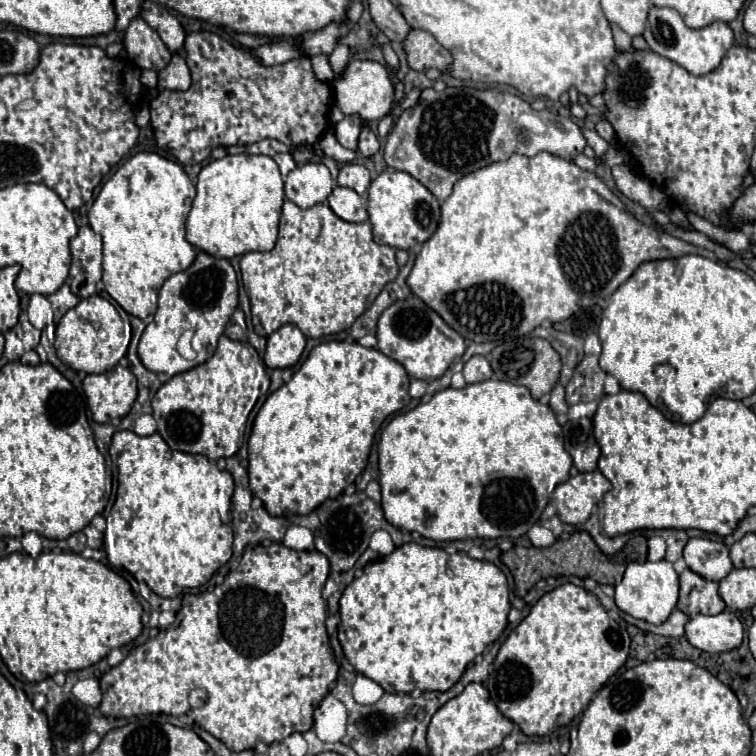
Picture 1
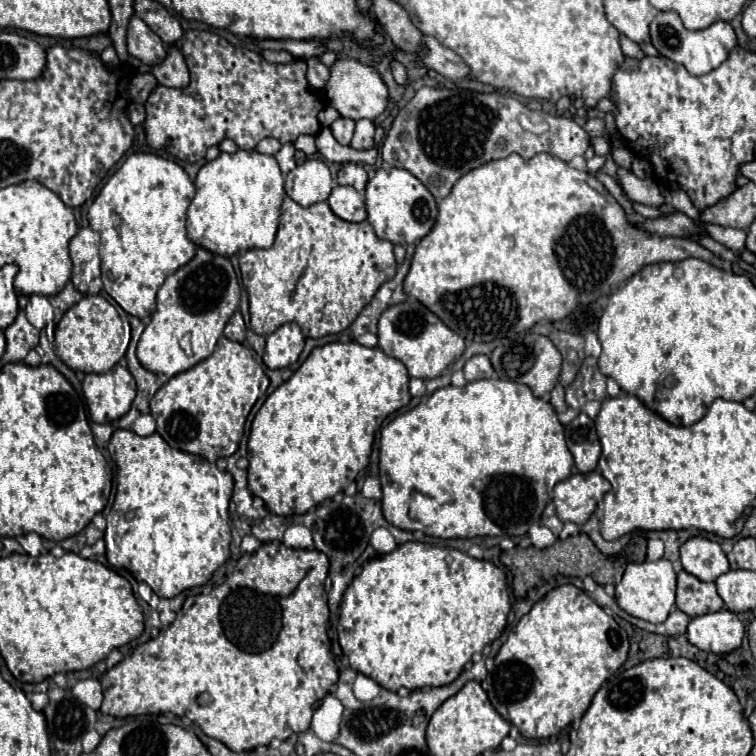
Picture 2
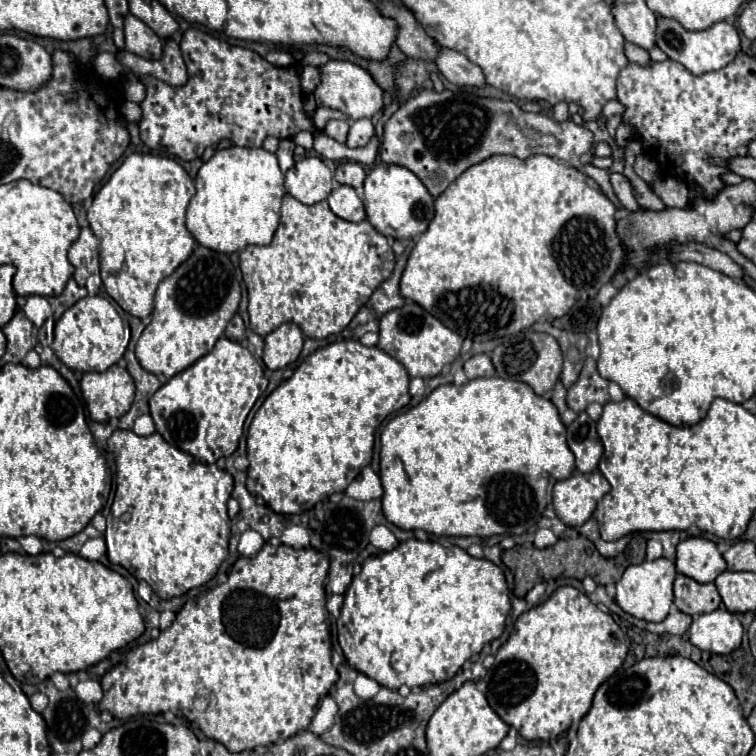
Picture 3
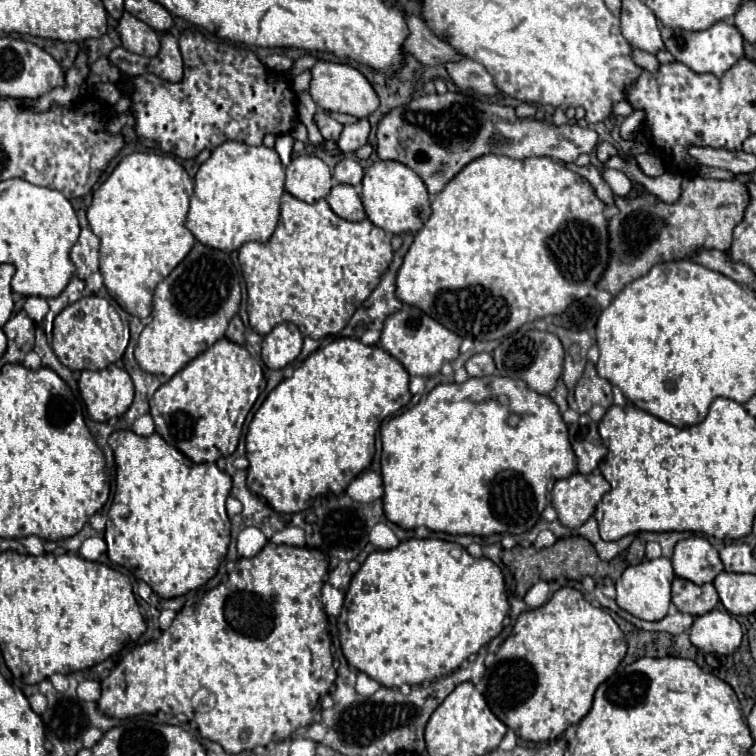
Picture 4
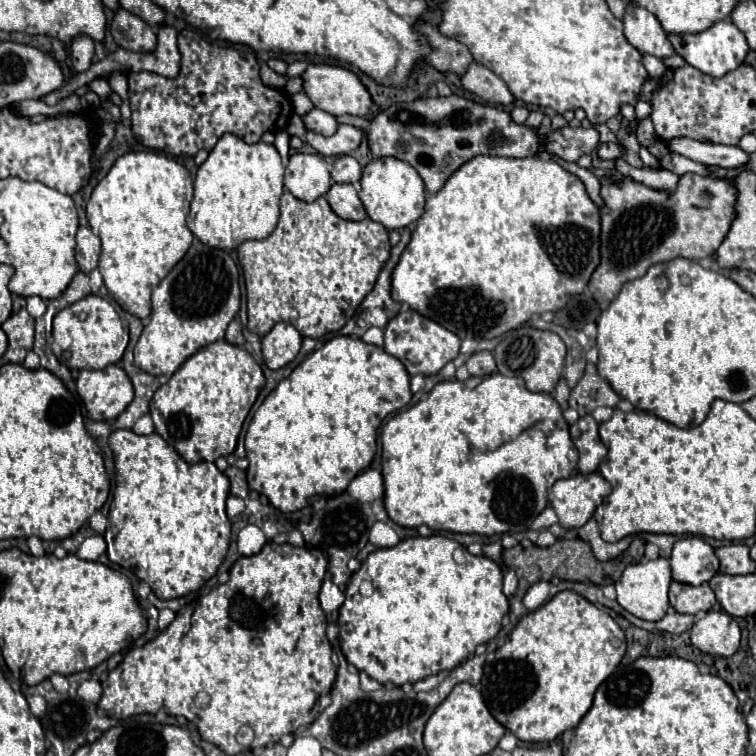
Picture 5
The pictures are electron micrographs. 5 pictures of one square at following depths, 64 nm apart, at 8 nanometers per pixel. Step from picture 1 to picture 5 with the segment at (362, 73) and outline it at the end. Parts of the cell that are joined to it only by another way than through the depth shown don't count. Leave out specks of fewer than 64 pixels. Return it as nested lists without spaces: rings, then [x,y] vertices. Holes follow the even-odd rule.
[[[310,64],[306,72],[302,74],[304,78],[304,92],[312,100],[312,104],[332,116],[340,114],[352,114],[352,116],[366,116],[372,108],[372,96],[368,88],[362,84],[362,80],[348,68],[344,66],[330,66],[330,64]]]

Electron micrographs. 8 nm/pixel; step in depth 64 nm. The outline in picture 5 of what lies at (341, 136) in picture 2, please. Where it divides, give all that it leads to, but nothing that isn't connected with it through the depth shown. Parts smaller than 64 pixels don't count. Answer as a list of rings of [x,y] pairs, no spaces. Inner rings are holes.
[[[314,108],[302,120],[304,120],[308,130],[314,130],[314,132],[318,132],[322,136],[334,136],[336,130],[338,130],[336,118],[332,114],[328,114],[328,112],[324,112],[324,110],[318,110],[318,108]]]

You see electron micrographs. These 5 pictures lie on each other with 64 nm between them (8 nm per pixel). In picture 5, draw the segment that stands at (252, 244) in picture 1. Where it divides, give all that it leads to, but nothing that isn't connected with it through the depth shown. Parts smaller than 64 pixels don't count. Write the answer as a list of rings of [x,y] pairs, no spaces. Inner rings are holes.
[[[222,136],[216,148],[210,152],[208,160],[198,168],[194,180],[194,198],[188,212],[188,228],[192,234],[212,246],[212,248],[238,248],[246,240],[264,240],[268,238],[278,224],[278,204],[284,188],[284,164],[280,162],[280,154],[272,144],[246,144],[238,136]]]

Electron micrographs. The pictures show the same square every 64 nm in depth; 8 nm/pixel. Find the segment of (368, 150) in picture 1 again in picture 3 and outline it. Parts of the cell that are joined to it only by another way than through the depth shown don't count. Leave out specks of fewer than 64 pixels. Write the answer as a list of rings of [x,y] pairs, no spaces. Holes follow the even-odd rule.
[[[362,118],[362,120],[354,120],[350,124],[350,132],[348,132],[348,140],[346,140],[346,146],[348,148],[360,148],[360,146],[366,146],[370,142],[370,138],[374,136],[374,126],[368,118]]]

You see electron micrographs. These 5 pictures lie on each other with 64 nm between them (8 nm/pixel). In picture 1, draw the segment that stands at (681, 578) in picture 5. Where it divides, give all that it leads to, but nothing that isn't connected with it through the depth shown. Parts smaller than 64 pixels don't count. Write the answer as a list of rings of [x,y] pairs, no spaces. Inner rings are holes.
[[[690,538],[684,548],[684,560],[690,570],[714,582],[720,582],[734,568],[728,546],[710,538]]]

